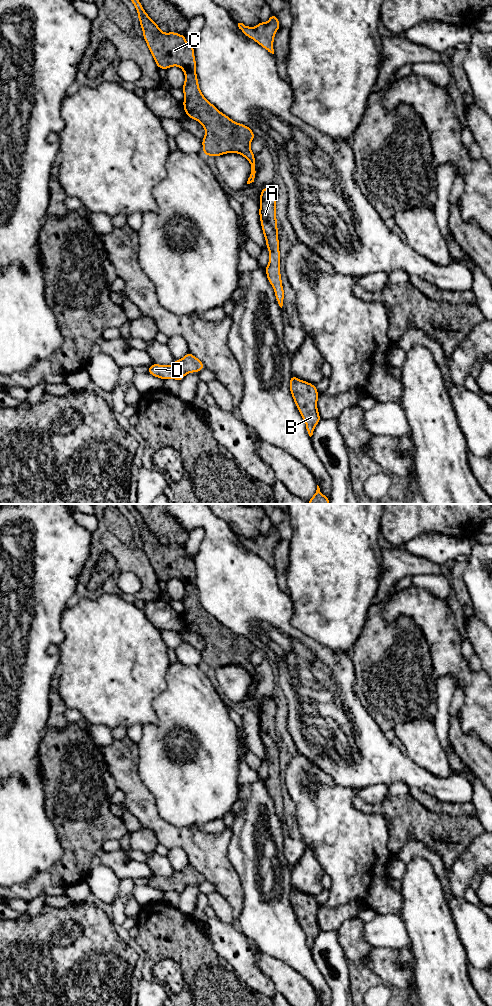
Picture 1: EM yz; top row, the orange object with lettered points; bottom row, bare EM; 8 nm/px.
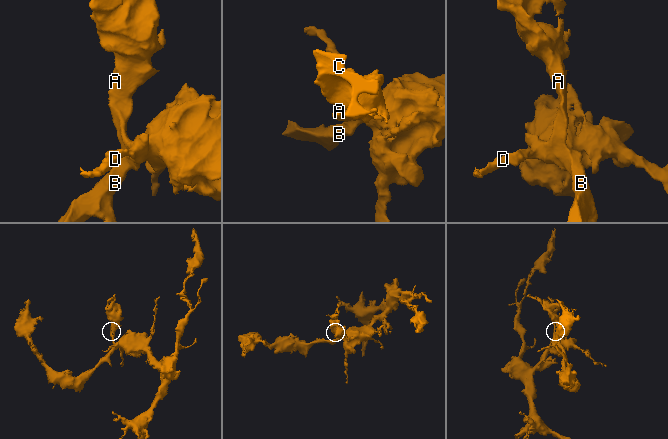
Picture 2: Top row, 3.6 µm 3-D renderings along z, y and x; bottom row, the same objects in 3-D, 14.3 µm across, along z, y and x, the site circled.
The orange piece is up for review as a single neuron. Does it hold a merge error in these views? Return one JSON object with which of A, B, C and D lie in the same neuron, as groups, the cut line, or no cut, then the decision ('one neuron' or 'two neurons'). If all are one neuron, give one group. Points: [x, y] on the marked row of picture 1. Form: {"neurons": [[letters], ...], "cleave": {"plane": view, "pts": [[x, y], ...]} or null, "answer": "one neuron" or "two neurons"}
{"neurons": [["A", "B", "C", "D"]], "cleave": null, "answer": "one neuron"}

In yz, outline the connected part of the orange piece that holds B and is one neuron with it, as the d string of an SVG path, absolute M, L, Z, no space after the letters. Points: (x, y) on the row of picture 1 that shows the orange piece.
M291 375L290 392L297 405L298 411L306 423L306 431L311 437L316 425L321 420L317 408L319 393L316 389L316 385Z

